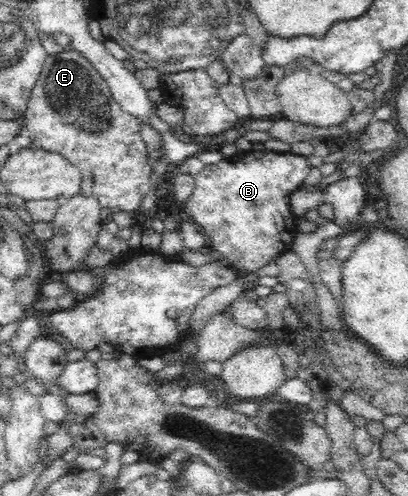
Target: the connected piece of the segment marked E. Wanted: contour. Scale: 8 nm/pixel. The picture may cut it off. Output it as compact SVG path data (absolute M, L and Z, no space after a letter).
M70 50L57 55L47 55L42 73L33 87L23 118L23 132L32 139L32 146L61 154L82 175L80 194L96 197L101 208L109 208L113 214L123 211L137 215L143 198L150 191L149 154L141 136L140 121L125 114L113 98L107 81L81 53Z

